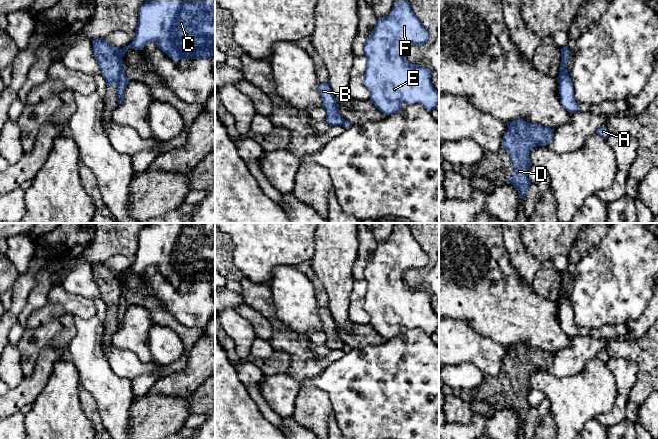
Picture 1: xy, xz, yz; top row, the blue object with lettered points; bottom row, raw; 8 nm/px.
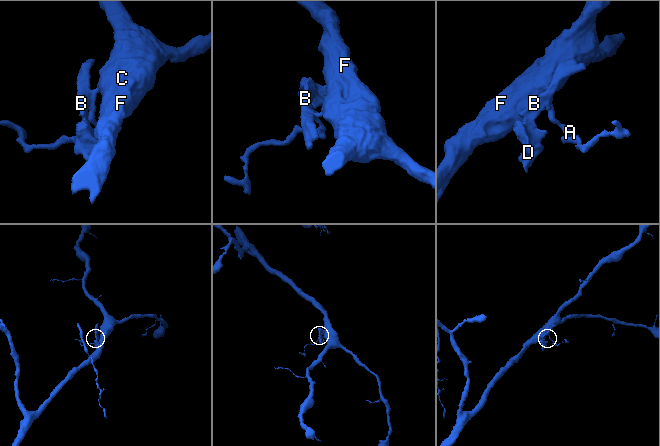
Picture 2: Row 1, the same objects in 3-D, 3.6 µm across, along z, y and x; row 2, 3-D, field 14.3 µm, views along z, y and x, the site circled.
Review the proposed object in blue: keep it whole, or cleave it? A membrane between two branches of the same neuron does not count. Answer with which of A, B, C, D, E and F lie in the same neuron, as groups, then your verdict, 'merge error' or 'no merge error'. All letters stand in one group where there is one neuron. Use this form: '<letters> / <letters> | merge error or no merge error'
A C E F / B D | merge error

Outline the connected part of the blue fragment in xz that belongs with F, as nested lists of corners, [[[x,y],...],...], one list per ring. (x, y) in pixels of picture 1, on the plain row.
[[[395,223],[390,238],[378,242],[372,258],[364,270],[367,290],[364,310],[370,316],[370,325],[386,339],[402,335],[402,328],[418,327],[428,336],[439,327],[439,317],[431,306],[430,294],[407,285],[404,273],[409,269],[422,270],[429,263],[427,253],[413,237],[408,223]]]

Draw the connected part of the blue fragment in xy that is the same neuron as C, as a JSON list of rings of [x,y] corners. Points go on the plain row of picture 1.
[[[148,223],[140,231],[138,236],[138,248],[136,251],[134,264],[126,271],[120,273],[121,296],[117,309],[118,328],[124,325],[124,316],[129,307],[124,295],[122,280],[129,272],[143,274],[144,271],[154,266],[172,284],[179,285],[185,283],[211,283],[215,277],[215,223]]]

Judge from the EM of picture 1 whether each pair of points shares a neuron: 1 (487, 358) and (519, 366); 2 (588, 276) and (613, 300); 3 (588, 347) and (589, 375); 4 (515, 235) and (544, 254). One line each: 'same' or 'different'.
1: different
2: same
3: different
4: different

